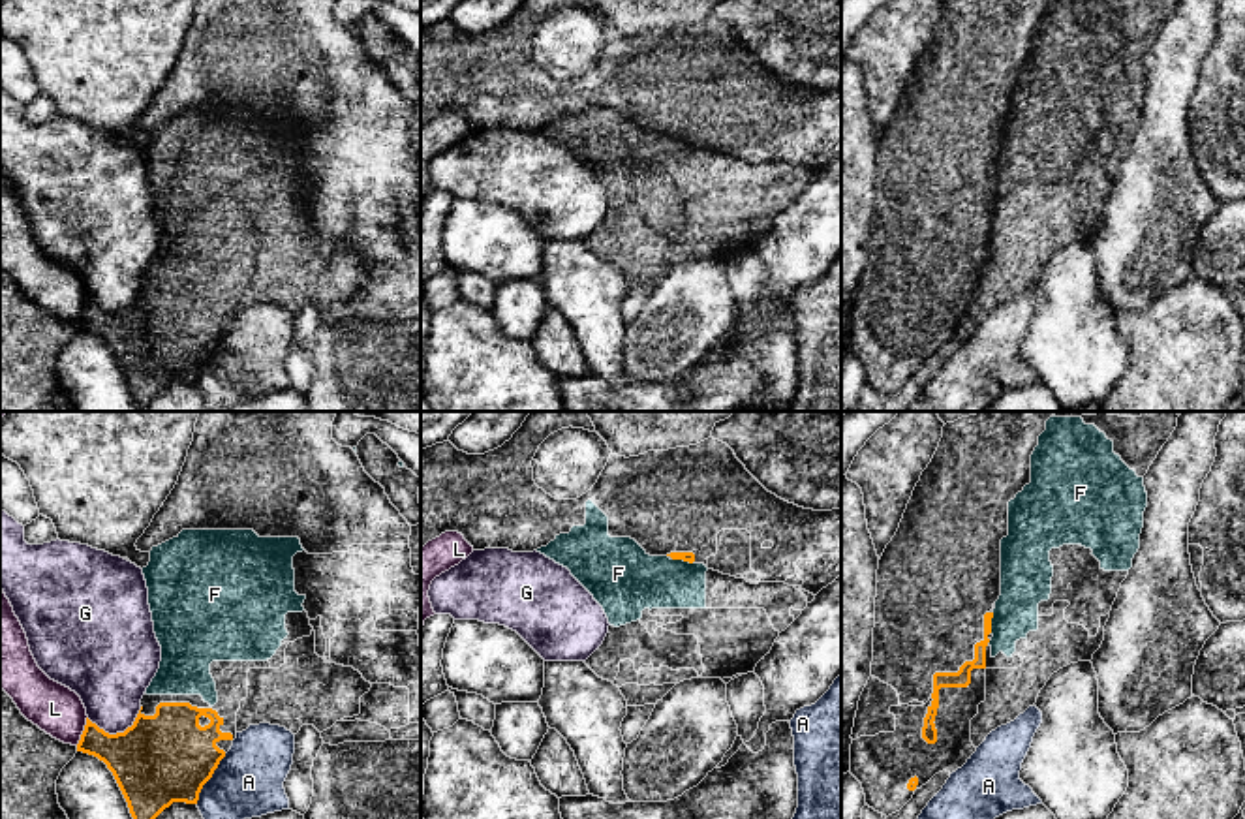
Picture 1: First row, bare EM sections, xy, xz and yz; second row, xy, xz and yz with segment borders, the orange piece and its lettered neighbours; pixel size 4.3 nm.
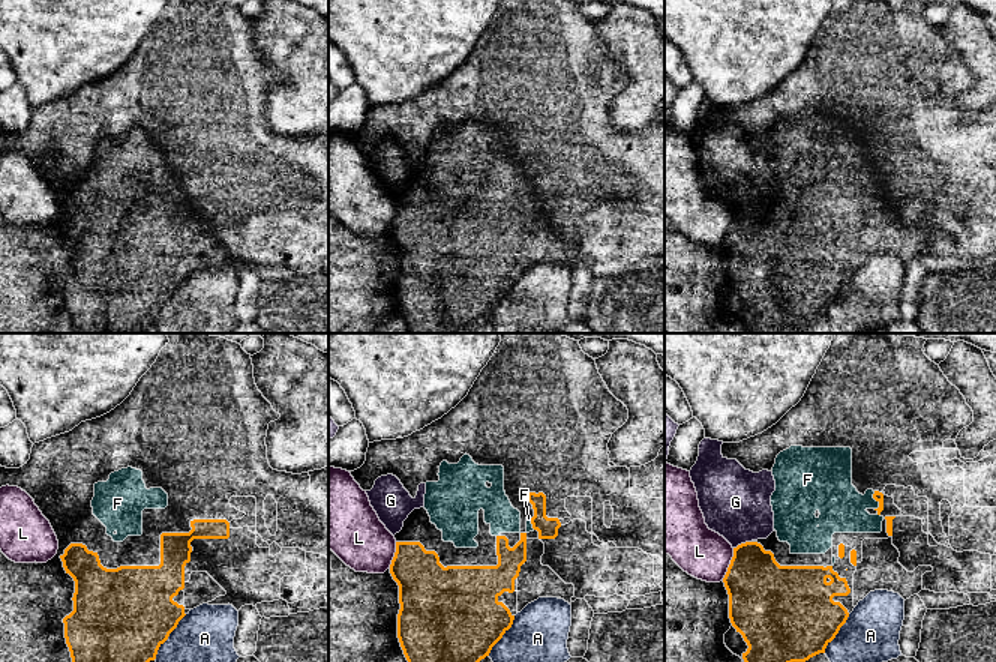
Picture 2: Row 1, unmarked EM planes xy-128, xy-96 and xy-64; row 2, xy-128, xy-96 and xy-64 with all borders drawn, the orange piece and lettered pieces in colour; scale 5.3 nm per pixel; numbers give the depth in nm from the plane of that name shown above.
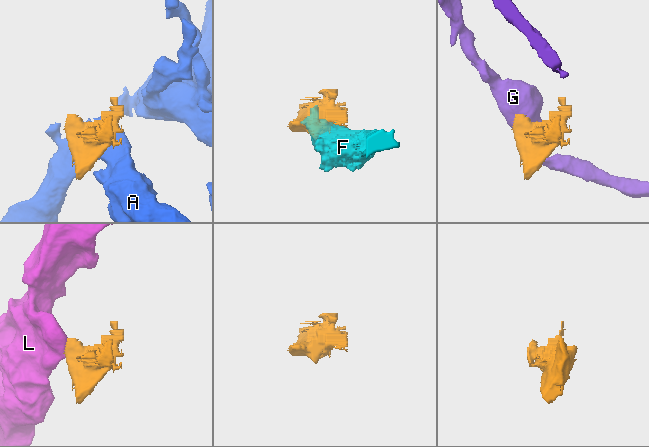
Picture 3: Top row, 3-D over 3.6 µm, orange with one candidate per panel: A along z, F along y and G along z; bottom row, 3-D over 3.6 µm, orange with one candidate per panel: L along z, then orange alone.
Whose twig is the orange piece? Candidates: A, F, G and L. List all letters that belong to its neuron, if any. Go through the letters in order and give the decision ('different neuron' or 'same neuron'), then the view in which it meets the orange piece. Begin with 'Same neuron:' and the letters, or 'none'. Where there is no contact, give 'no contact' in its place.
Same neuron: F
A: different neuron; meets orange in xy
F: same neuron; meets orange in xz
G: different neuron; meets orange in xy
L: different neuron; meets orange in xy

